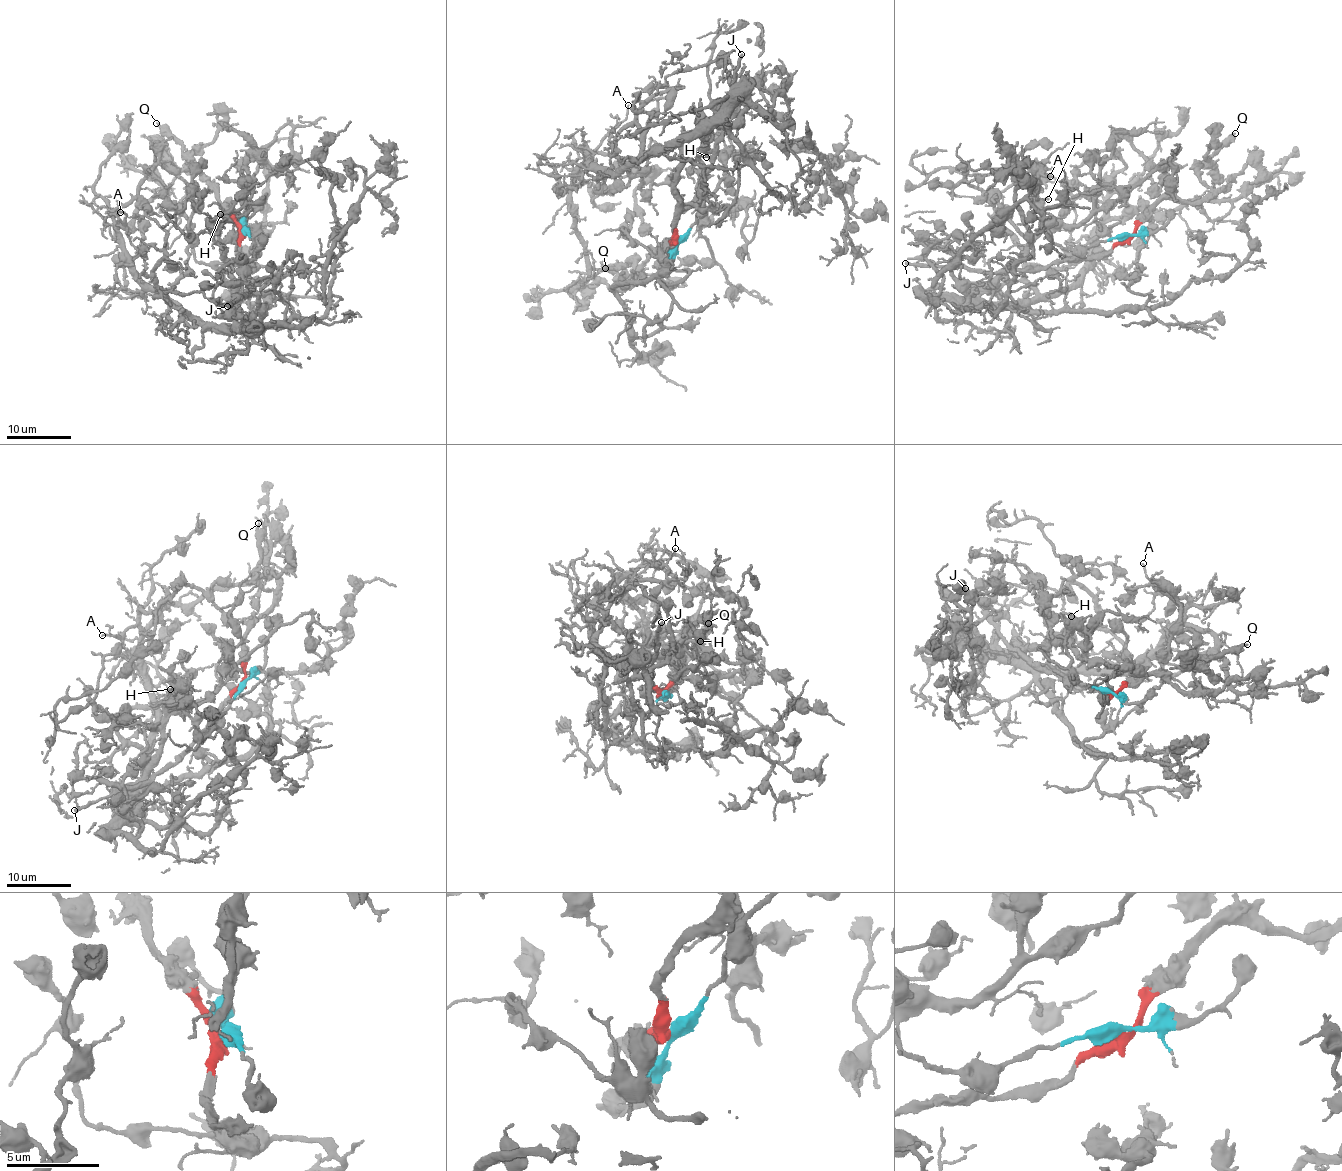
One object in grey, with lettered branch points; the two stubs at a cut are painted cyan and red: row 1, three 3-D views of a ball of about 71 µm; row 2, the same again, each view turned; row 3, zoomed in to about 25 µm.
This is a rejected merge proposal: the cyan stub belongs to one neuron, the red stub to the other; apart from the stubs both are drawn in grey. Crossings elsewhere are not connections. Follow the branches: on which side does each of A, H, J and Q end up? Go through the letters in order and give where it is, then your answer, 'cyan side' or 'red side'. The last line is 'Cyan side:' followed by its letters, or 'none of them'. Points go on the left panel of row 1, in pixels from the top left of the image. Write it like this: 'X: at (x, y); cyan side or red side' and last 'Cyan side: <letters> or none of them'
A: at (120, 212); cyan side
H: at (220, 214); cyan side
J: at (227, 306); red side
Q: at (156, 123); red side
Cyan side: A, H

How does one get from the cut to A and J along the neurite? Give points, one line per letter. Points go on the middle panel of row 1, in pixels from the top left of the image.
A: (678, 241), (726, 176), (723, 160), (694, 155), (702, 127), (615, 172), (594, 166), (591, 152), (628, 105)
J: (678, 241), (673, 231), (676, 216), (695, 196), (710, 164), (710, 155), (728, 112), (734, 70), (742, 54)

